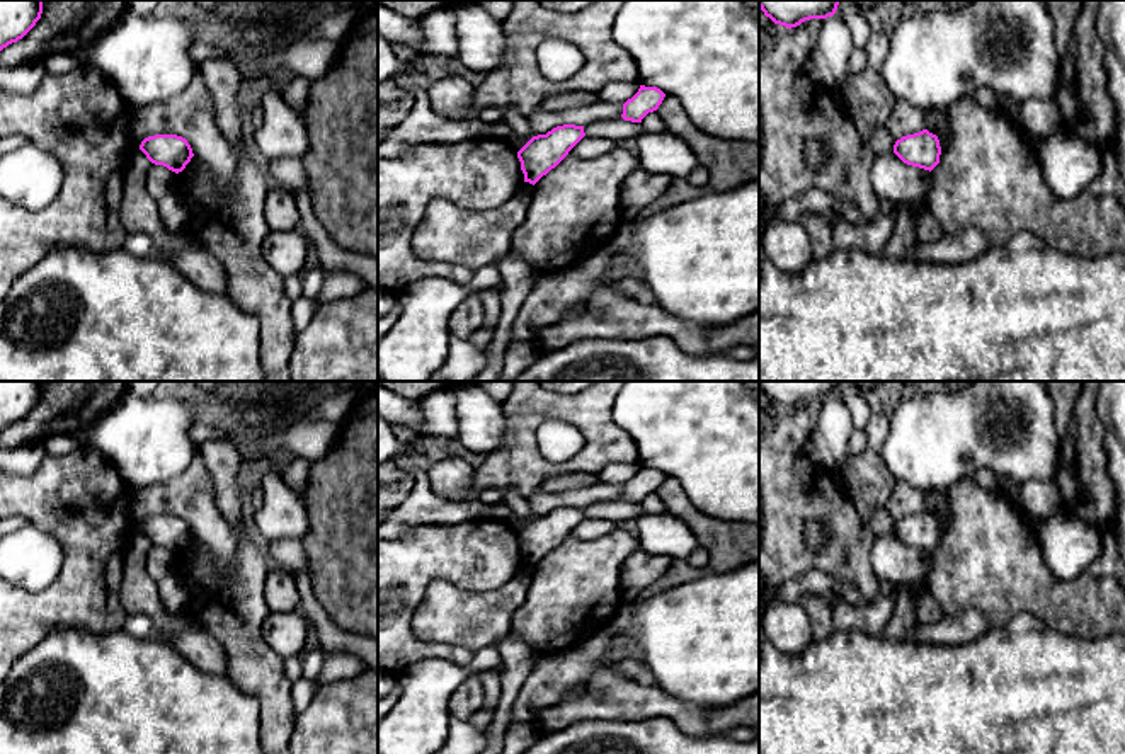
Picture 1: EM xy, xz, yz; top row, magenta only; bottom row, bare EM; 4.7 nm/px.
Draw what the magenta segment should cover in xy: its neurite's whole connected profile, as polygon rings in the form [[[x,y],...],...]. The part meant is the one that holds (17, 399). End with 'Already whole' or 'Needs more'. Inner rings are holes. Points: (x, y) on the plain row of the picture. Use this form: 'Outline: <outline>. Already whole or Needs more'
Outline: [[[0,381],[0,432],[22,420],[41,395],[43,381]]]. Already whole

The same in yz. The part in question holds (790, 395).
Outline: [[[759,381],[759,390],[774,405],[788,410],[810,400],[827,400],[836,395],[841,381]]]. Already whole

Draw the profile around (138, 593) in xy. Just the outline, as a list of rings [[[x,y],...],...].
[[[140,529],[133,531],[124,553],[126,568],[119,587],[119,601],[128,614],[141,613],[151,620],[153,638],[168,642],[179,626],[191,621],[170,614],[163,608],[157,582],[145,574],[146,551],[150,548],[151,543],[146,536]]]

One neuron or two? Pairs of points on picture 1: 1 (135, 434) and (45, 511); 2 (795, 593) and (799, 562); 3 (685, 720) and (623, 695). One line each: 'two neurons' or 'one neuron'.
1: two neurons
2: two neurons
3: one neuron

